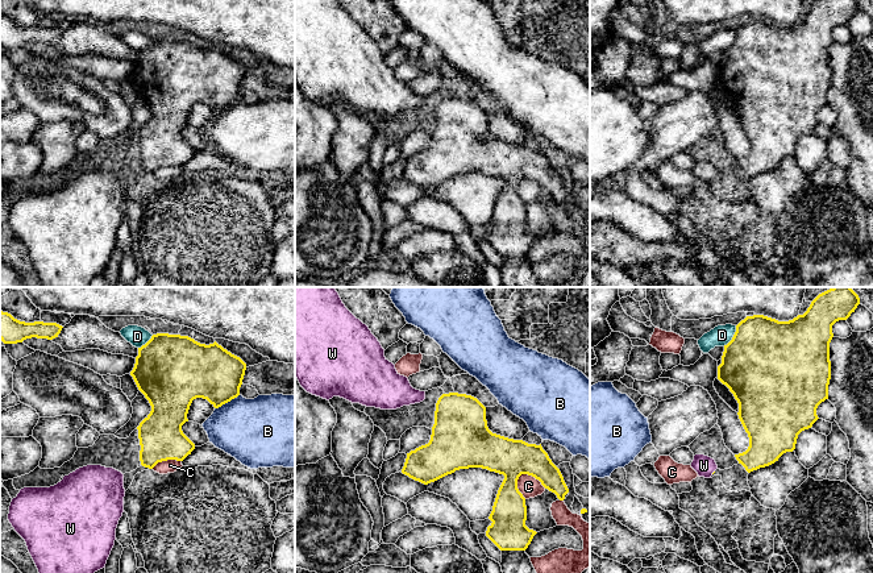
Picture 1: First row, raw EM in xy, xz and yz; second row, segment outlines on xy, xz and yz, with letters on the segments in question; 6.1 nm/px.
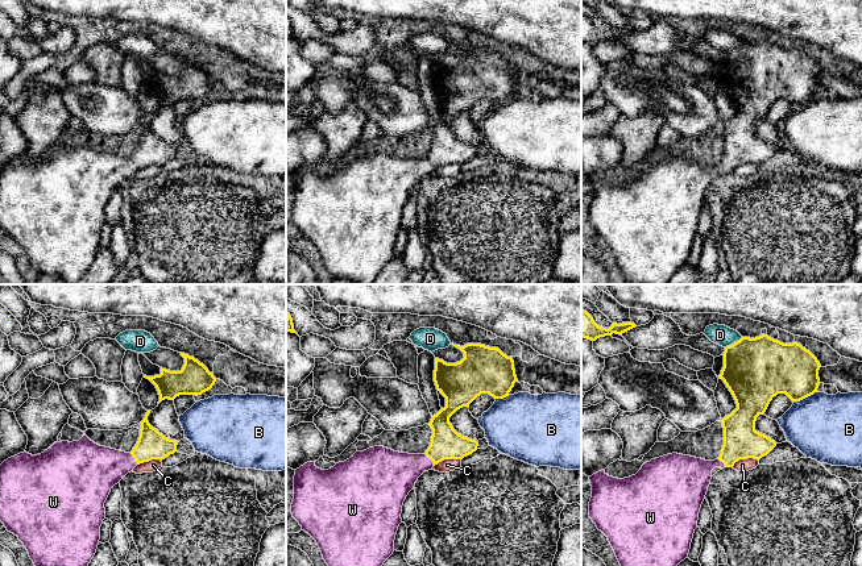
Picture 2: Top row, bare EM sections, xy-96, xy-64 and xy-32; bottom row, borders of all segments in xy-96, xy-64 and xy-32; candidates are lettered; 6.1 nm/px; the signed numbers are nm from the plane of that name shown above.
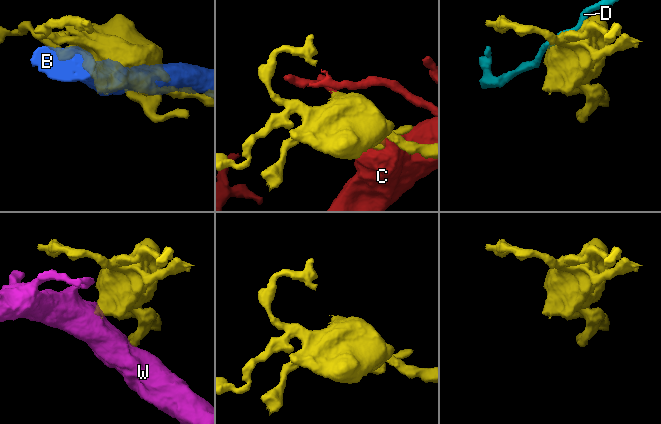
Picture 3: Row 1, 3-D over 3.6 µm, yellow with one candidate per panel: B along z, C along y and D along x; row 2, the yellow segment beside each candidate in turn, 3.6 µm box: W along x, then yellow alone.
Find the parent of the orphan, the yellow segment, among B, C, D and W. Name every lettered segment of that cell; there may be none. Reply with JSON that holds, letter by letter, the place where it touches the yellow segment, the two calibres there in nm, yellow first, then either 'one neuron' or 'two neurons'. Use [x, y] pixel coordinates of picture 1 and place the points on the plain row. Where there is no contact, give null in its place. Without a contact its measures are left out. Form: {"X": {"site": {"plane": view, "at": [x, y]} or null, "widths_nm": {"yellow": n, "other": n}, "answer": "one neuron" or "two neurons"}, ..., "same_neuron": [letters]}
{"B": {"site": {"plane": "xy", "at": [227, 107]}, "widths_nm": {"yellow": 340, "other": 400}, "answer": "two neurons"}, "C": {"site": {"plane": "xz", "at": [531, 179]}, "widths_nm": {"yellow": 220, "other": 120}, "answer": "two neurons"}, "D": {"site": {"plane": "yz", "at": [734, 41]}, "widths_nm": {"yellow": 500, "other": 120}, "answer": "two neurons"}, "W": {"site": null, "answer": "one neuron"}, "same_neuron": ["W"]}

